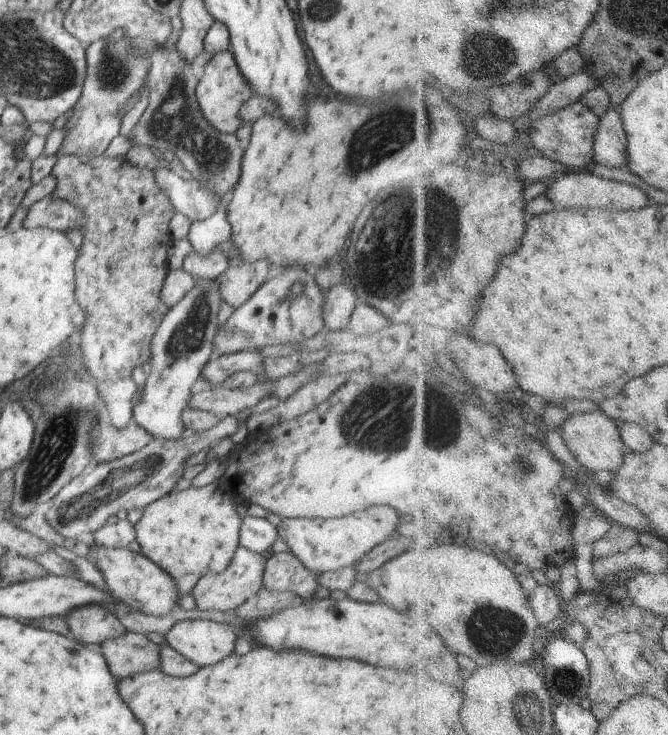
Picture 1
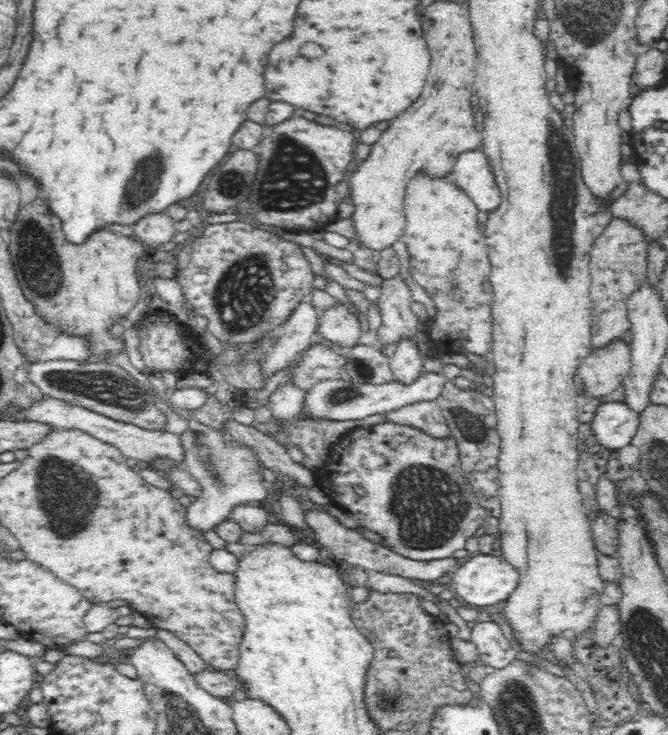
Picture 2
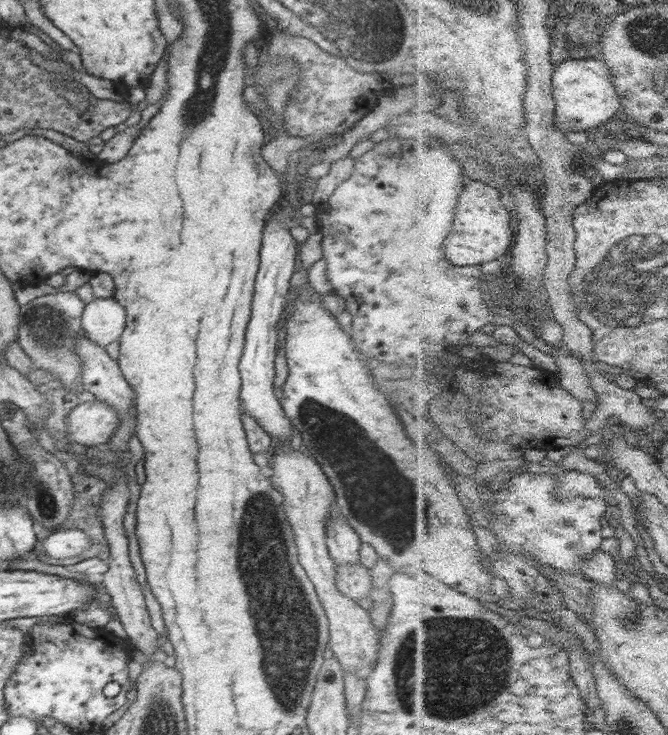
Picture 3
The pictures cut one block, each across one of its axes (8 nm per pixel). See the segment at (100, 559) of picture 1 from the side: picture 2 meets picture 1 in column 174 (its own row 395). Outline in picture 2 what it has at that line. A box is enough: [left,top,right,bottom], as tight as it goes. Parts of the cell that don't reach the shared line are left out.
[577,339,631,399]

